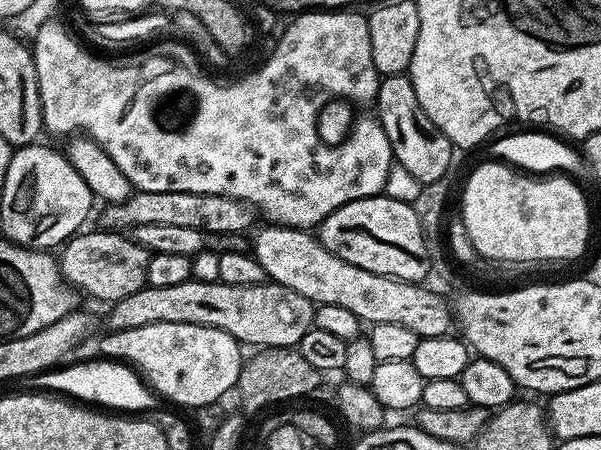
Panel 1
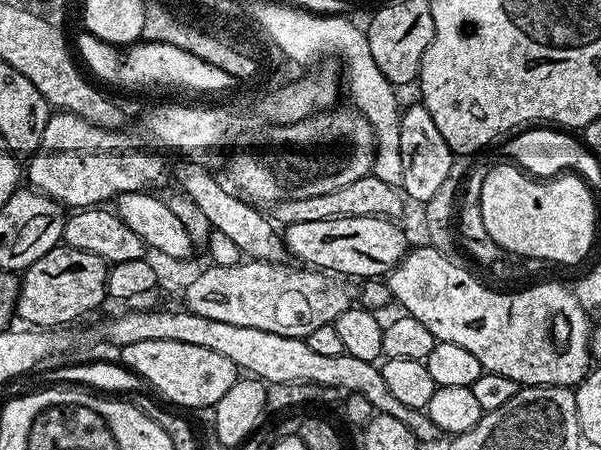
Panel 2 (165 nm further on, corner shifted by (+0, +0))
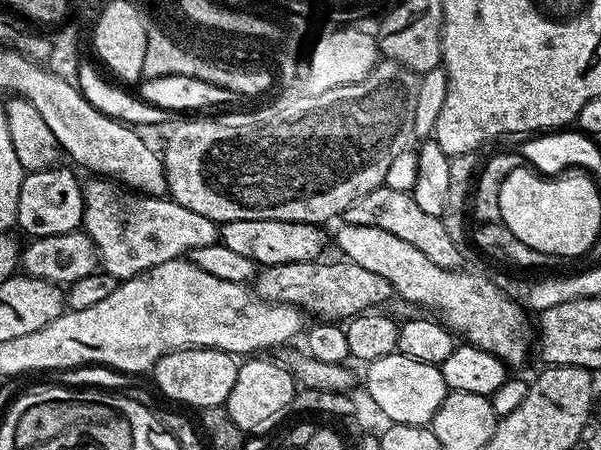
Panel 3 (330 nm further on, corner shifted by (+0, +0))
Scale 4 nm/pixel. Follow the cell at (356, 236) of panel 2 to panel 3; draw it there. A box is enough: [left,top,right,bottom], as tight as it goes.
[218,218,330,265]

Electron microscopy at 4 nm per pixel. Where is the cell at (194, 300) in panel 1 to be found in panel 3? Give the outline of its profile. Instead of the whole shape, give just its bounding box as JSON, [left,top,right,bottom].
[254,258,393,322]

